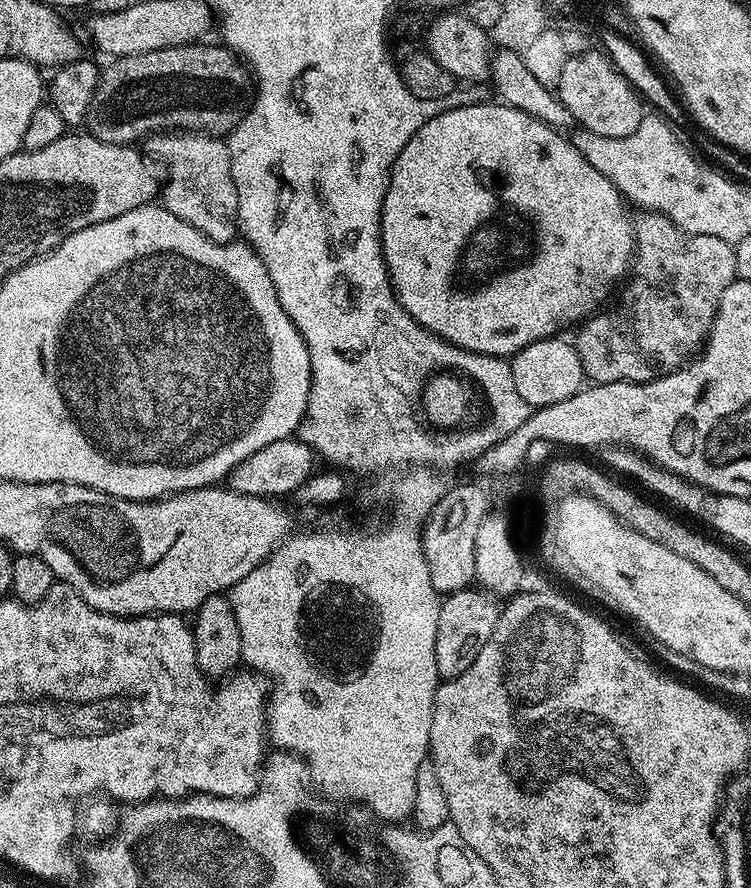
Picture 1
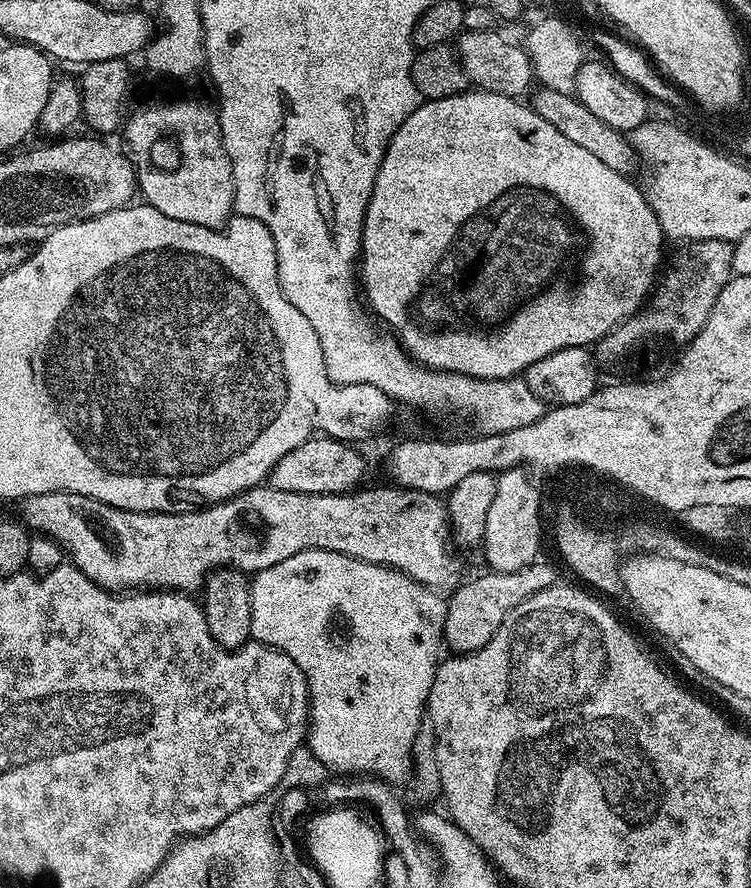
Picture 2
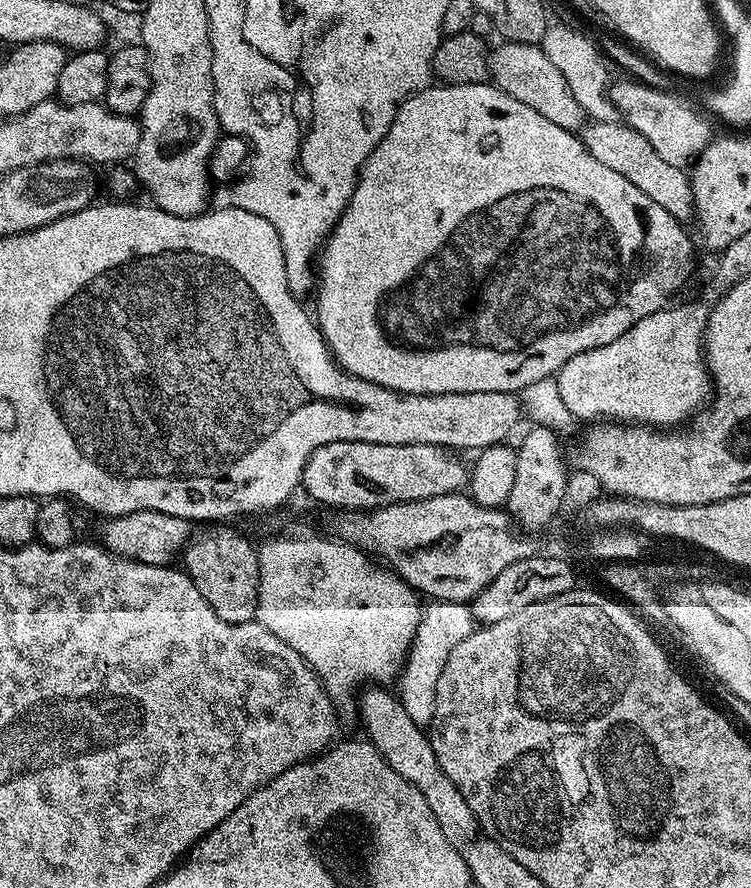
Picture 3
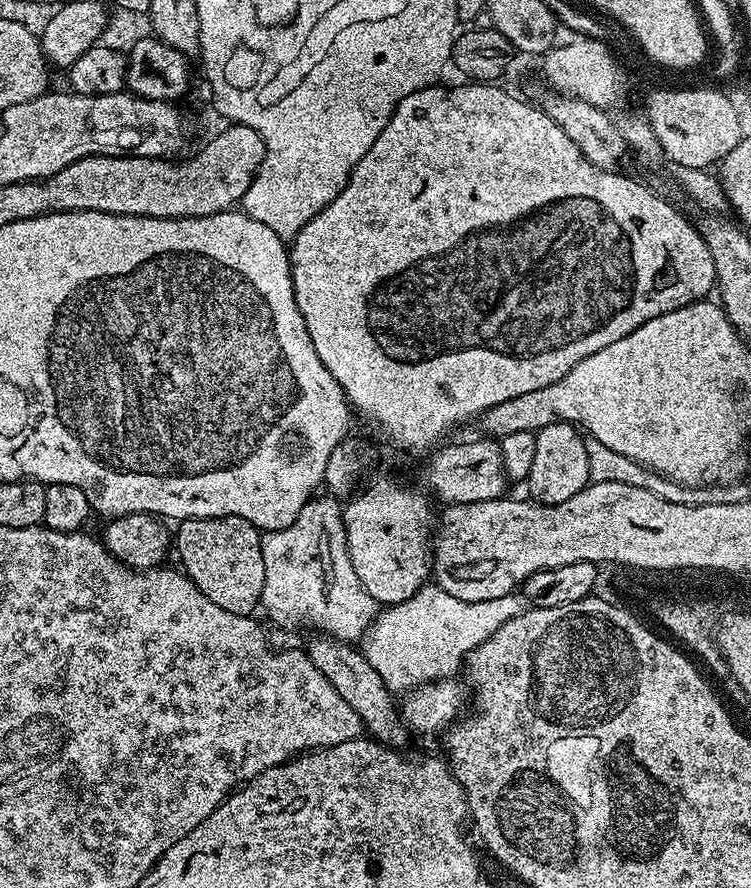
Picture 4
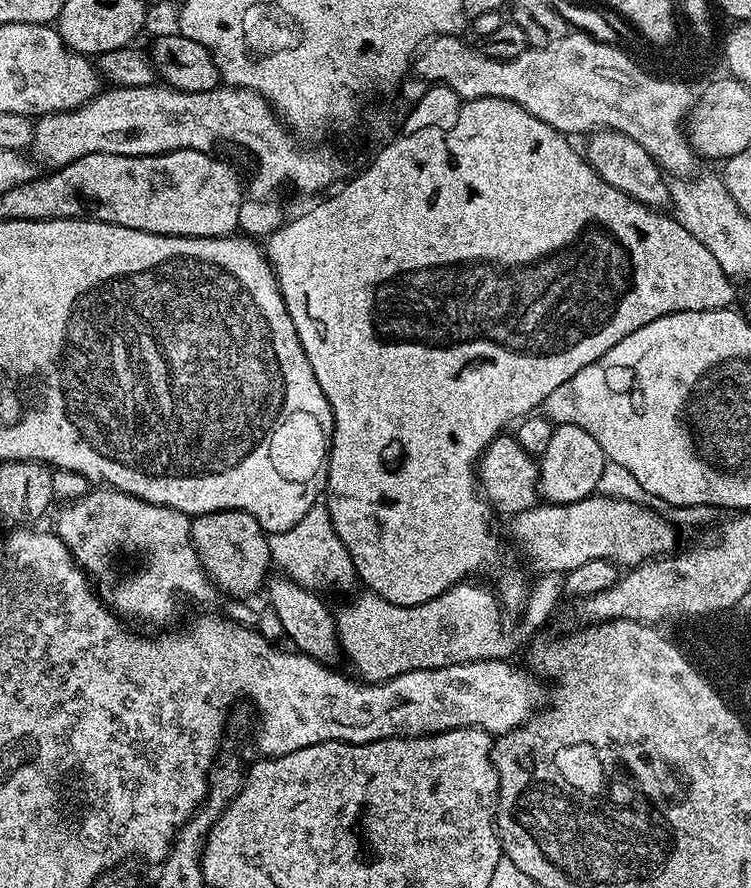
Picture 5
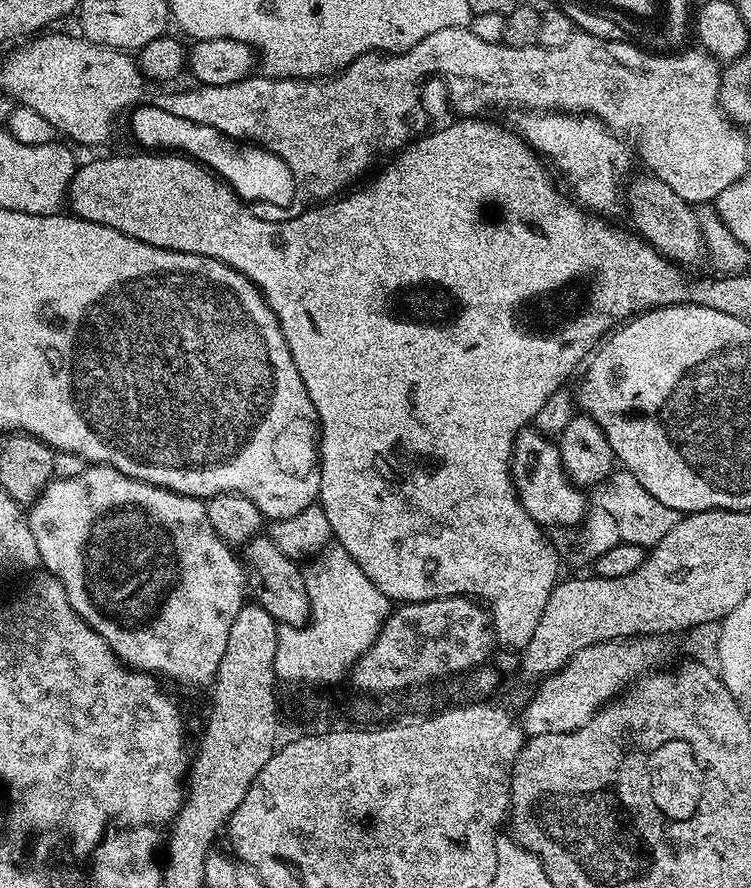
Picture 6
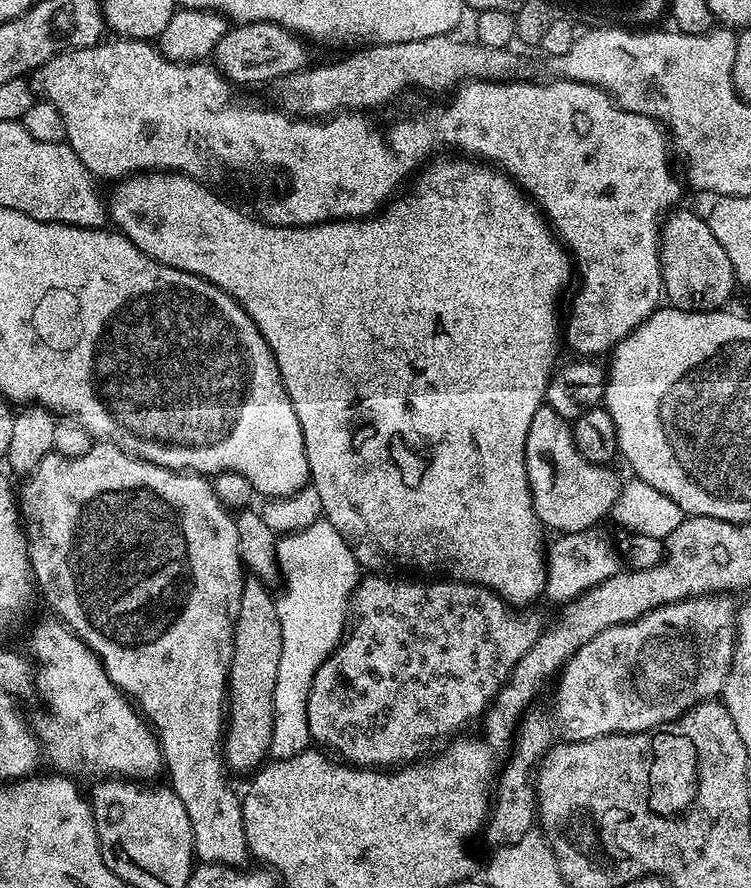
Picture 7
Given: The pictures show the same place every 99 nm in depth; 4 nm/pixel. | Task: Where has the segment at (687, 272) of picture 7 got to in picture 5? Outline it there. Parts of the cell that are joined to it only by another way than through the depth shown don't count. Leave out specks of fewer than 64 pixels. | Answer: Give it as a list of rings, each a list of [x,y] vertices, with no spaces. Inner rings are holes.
[[[596,130],[589,136],[592,137],[589,138],[588,145],[582,148],[583,155],[588,165],[602,179],[610,182],[614,190],[622,190],[622,194],[642,202],[648,208],[660,210],[665,207],[663,204],[669,203],[669,181],[662,173],[656,159],[646,150],[642,150],[642,146],[634,142],[634,138],[626,138],[626,134],[607,130]]]

